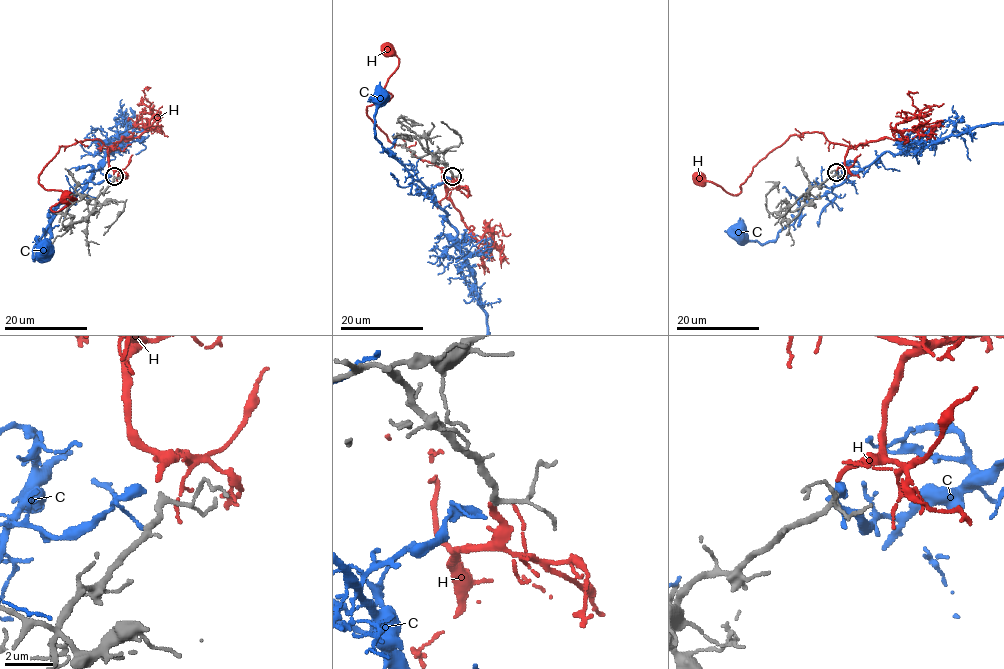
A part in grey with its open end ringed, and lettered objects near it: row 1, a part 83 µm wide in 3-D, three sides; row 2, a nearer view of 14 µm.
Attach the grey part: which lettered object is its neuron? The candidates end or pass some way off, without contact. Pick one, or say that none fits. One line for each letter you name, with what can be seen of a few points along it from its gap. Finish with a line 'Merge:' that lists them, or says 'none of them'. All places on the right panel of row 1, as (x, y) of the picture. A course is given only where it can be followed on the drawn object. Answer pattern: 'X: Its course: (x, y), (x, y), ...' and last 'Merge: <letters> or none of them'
H: Its course: (836, 170), (849, 147), (805, 132), (761, 159), (739, 193), (694, 176)
Merge: H

